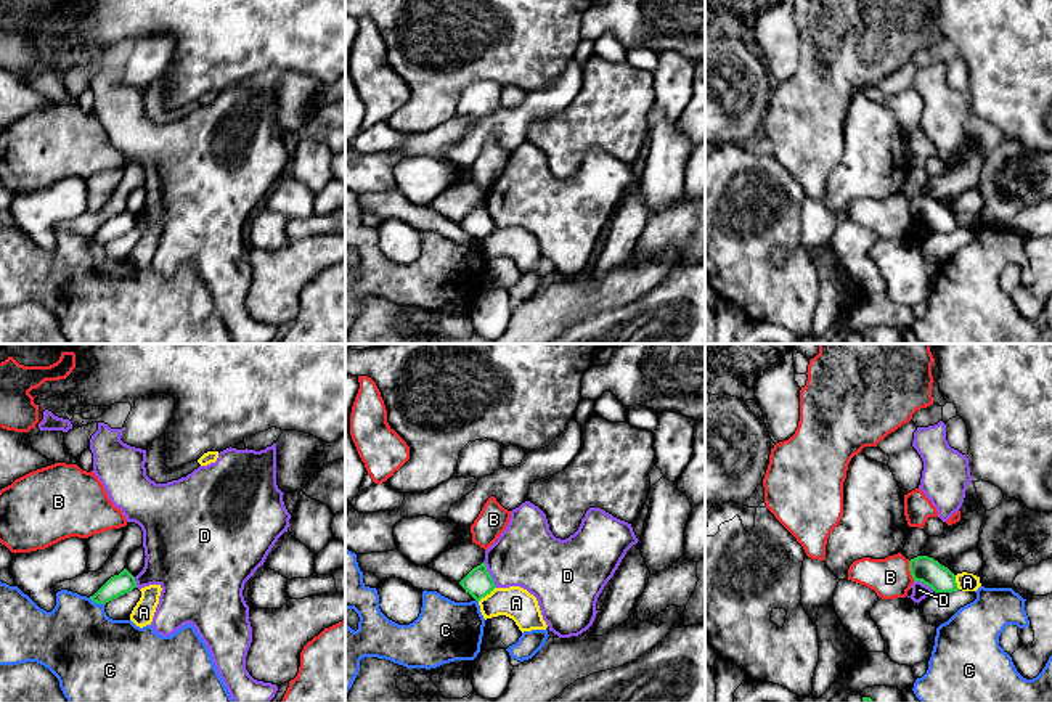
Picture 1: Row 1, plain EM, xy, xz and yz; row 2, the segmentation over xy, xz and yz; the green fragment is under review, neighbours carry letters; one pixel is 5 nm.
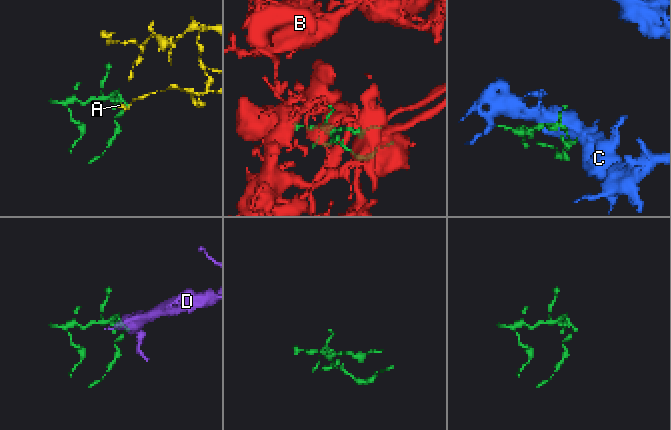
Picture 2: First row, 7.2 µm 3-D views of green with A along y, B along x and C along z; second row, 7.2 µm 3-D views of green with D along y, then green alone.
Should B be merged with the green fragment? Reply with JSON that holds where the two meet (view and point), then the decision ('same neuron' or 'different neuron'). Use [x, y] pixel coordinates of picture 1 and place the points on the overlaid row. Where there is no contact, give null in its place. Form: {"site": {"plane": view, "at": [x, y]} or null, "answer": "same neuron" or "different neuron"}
{"site": {"plane": "yz", "at": [909, 571]}, "answer": "different neuron"}

